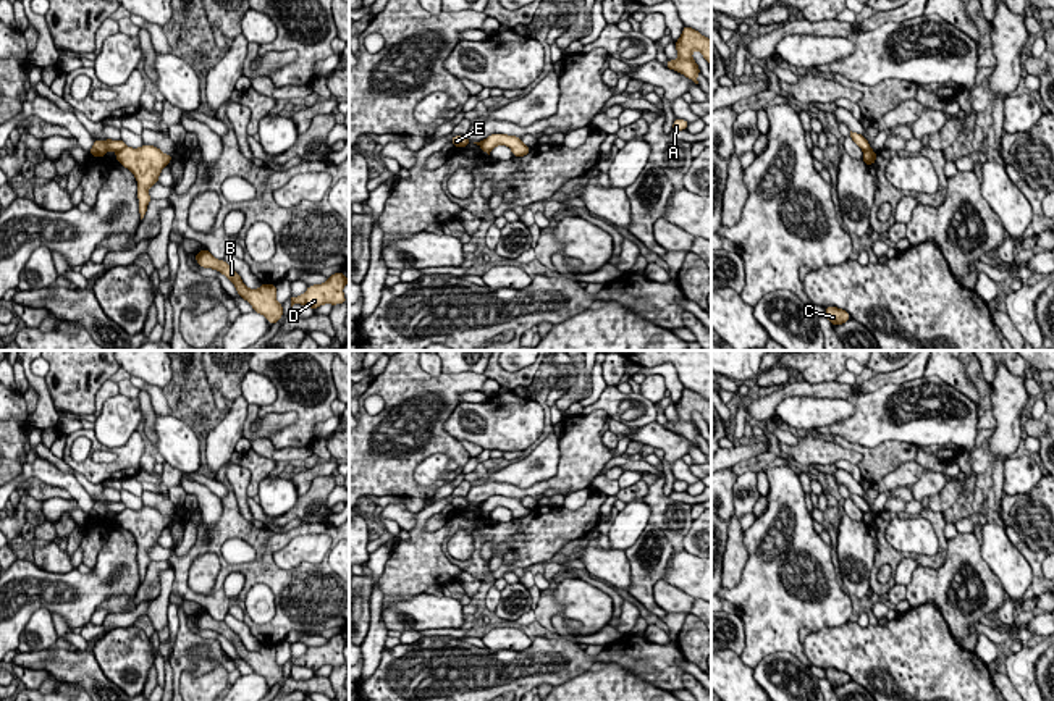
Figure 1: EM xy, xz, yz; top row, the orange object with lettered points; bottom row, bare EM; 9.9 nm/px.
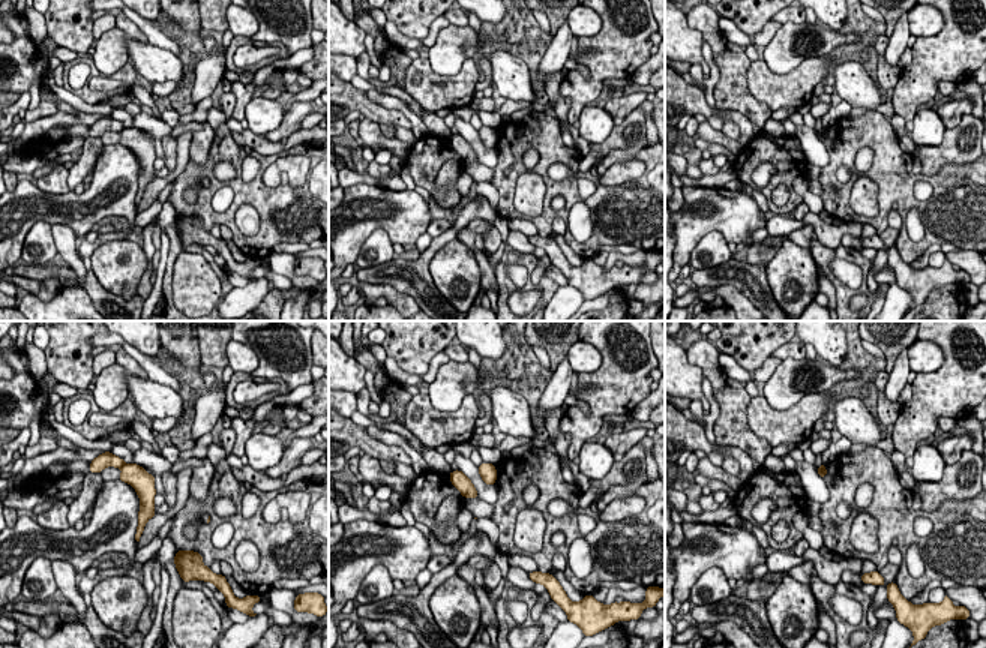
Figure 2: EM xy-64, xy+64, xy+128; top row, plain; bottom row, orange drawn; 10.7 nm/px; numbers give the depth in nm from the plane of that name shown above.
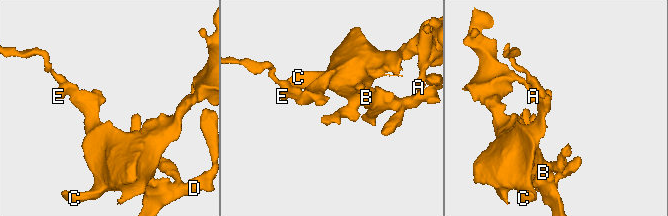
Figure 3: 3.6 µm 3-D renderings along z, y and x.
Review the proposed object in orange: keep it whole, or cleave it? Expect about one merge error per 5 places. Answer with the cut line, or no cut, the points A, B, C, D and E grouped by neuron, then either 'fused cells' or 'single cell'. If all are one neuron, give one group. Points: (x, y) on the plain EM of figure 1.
xy (125, 507), (117, 514) | A B C D / E | fused cells

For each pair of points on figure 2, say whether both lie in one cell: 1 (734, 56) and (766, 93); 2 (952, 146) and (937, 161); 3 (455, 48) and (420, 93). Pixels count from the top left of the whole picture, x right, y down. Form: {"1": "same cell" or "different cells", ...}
{"1": "different cells", "2": "same cell", "3": "different cells"}

